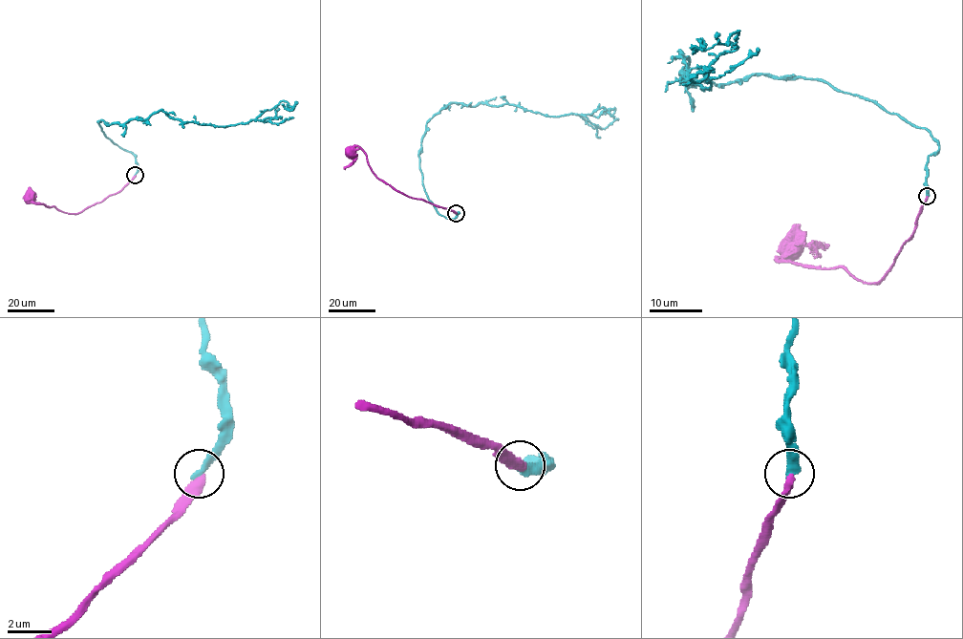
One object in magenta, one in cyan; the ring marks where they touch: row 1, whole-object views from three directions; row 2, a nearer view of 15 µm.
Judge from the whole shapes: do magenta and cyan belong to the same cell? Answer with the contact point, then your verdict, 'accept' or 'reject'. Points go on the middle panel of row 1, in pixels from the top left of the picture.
(456, 213) | reject

